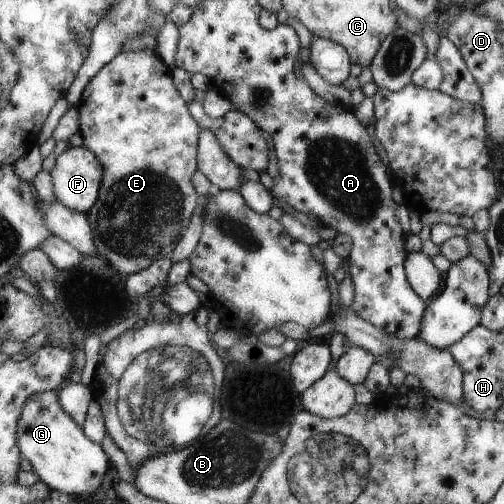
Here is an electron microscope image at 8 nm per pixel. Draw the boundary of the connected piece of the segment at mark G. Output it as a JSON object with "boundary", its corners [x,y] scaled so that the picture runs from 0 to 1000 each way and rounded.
{"boundary":[[[85,776],[62,784],[46,800],[30,857],[42,909],[63,921],[77,952],[89,958],[97,972],[133,976],[175,990],[196,968],[218,915],[200,883],[181,877],[115,800],[113,776]]]}

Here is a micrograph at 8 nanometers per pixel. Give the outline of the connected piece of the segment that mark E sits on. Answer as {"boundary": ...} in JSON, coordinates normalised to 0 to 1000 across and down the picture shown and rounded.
{"boundary":[[[280,97],[274,101],[236,101],[200,139],[177,159],[165,177],[155,214],[155,266],[163,274],[165,290],[188,304],[202,327],[202,361],[194,373],[194,393],[169,429],[177,440],[188,488],[190,504],[208,514],[220,532],[228,532],[242,548],[270,542],[276,534],[294,530],[308,514],[335,510],[347,492],[349,480],[359,472],[367,450],[375,444],[377,429],[391,405],[393,391],[379,369],[379,345],[387,341],[387,306],[393,306],[393,246],[385,232],[367,214],[367,200],[355,190],[353,177],[339,167],[339,155],[331,147],[331,133],[308,101]]]}

